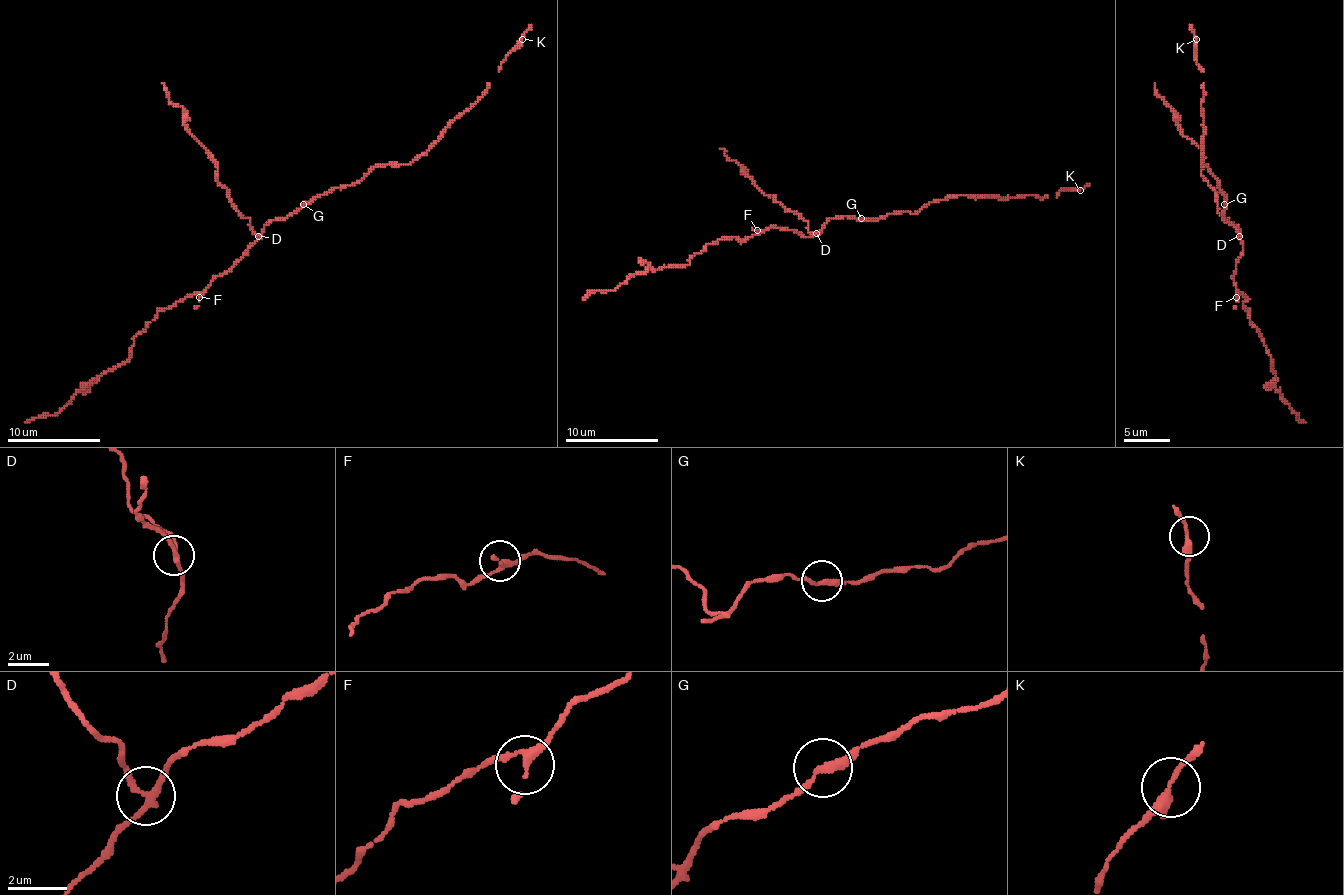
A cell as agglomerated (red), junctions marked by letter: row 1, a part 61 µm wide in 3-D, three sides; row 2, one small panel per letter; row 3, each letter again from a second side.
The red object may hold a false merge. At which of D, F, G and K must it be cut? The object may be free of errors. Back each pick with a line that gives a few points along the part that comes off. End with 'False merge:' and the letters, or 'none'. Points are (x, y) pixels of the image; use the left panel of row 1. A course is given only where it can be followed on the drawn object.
D: course (257, 236), (250, 220), (238, 211), (218, 178), (218, 162), (190, 132), (185, 111), (169, 99), (162, 83)
False merge: D

